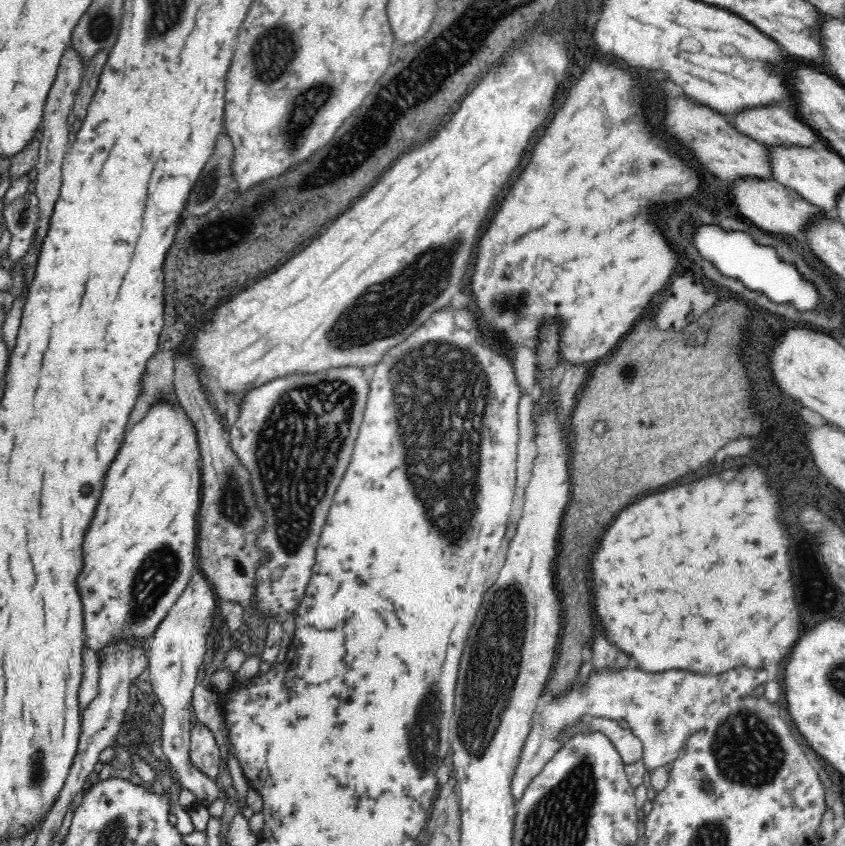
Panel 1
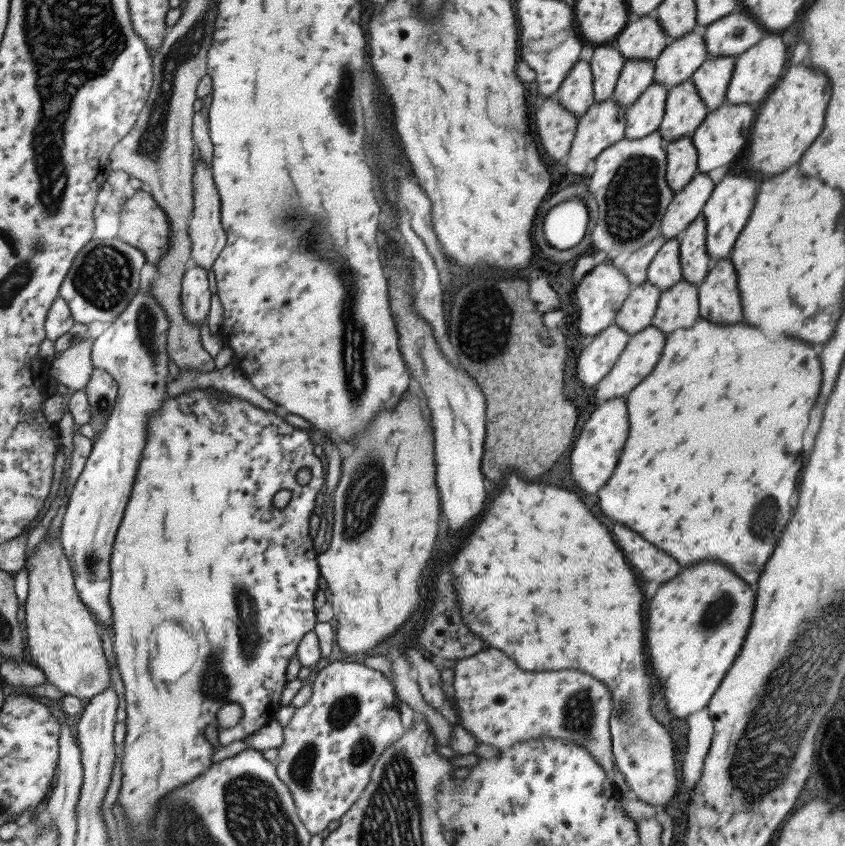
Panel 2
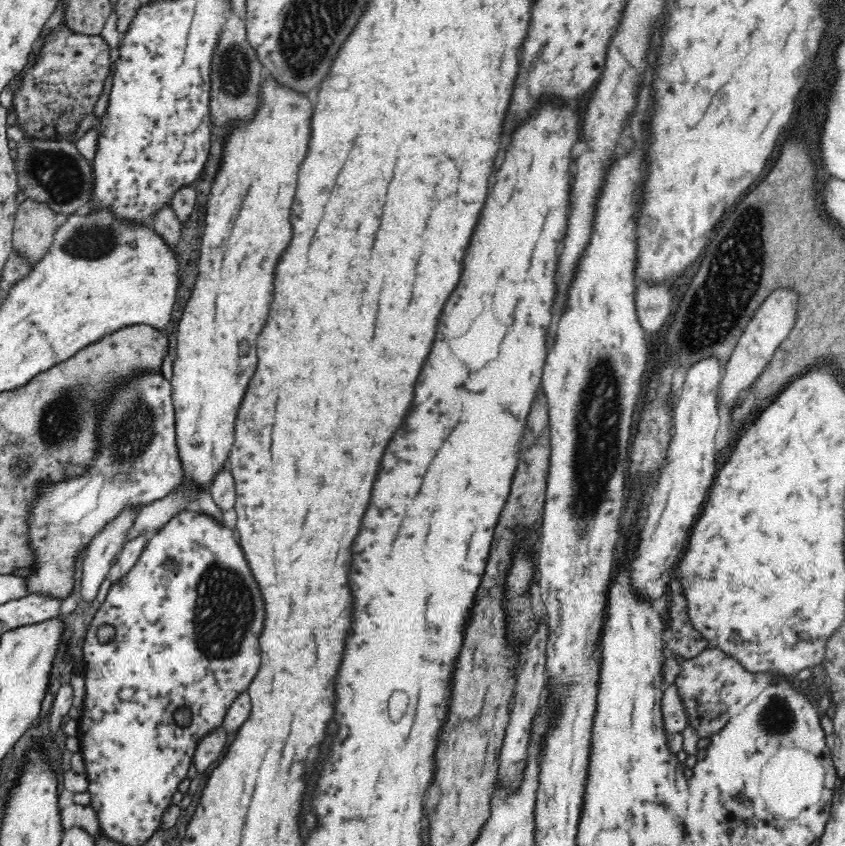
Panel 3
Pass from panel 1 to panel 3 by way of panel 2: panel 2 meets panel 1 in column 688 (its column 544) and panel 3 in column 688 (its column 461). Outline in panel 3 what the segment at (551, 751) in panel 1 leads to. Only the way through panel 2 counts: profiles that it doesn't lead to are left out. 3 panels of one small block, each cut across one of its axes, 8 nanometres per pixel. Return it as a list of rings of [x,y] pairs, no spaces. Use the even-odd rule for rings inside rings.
[[[706,647],[700,654],[691,659],[685,659],[680,665],[673,686],[681,698],[686,723],[700,739],[708,739],[716,735],[727,723],[730,717],[740,714],[744,707],[772,683],[767,673],[752,673],[737,660],[726,656],[721,650]]]

